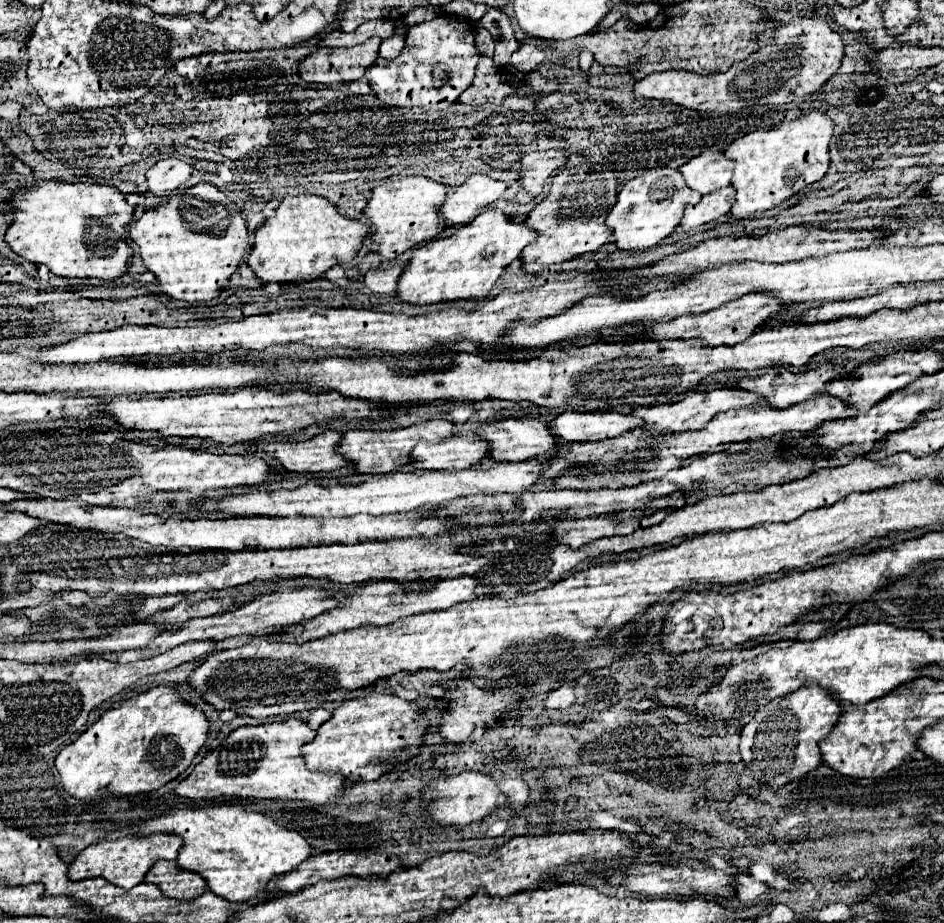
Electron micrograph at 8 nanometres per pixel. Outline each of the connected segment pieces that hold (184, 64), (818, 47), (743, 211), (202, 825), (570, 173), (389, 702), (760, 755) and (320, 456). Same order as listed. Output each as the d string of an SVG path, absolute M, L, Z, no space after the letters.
M204 54L204 56L196 56L196 60L180 60L180 64L174 64L174 68L180 76L194 80L208 64L210 64L210 54Z
M828 8L816 10L816 18L794 18L788 24L778 24L778 30L766 30L766 34L760 38L760 50L748 56L746 60L734 64L728 72L722 74L708 74L700 76L694 72L686 70L666 70L666 72L654 72L646 76L644 80L634 84L634 94L638 98L658 98L666 100L690 110L698 112L716 112L716 114L730 114L746 106L756 106L756 104L788 104L802 100L804 96L816 92L818 88L828 82L836 70L840 68L840 62L844 58L844 44L840 36L830 28L828 24Z
M804 118L784 122L770 130L756 130L752 134L746 134L734 140L724 154L728 156L728 160L734 162L732 188L736 190L736 202L730 214L736 220L756 218L760 212L780 206L784 200L824 176L822 158L806 158Z
M219 804L200 810L170 810L164 816L150 818L128 830L132 836L148 836L156 832L176 834L182 838L176 864L182 870L198 872L208 888L230 902L246 902L266 890L272 876L294 870L312 856L310 844L296 832L272 822L268 816L248 812L235 805Z
M566 168L562 170L550 188L550 194L532 208L526 218L526 226L536 230L540 236L536 242L522 250L522 266L526 274L540 274L550 264L560 264L572 260L586 252L596 252L612 236L612 230L606 226L606 216L612 210L618 194L618 182L610 170L588 170L584 168Z
M370 692L336 708L334 716L318 728L316 738L302 746L302 756L310 770L340 772L348 782L370 782L414 758L424 744L428 726L420 704L396 694Z
M804 686L794 694L770 700L768 706L758 708L754 722L742 728L740 754L744 764L756 780L770 786L782 786L808 774L822 762L818 742L834 728L840 712L840 702L820 686Z
M328 430L306 442L266 444L264 452L276 458L278 464L284 466L284 470L288 472L298 472L298 474L334 472L348 466L348 462L340 454L336 454L336 446L340 440L342 440L340 432Z

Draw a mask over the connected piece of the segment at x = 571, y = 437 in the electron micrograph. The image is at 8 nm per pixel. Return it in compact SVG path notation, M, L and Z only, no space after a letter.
M564 412L556 416L548 428L564 442L596 442L620 436L628 430L640 428L642 420L630 414L616 412Z

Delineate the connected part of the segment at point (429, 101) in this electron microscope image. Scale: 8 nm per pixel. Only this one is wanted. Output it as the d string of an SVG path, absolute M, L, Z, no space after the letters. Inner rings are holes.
M436 16L430 22L422 22L416 24L408 30L406 36L406 46L400 52L400 56L396 56L394 60L384 60L384 58L376 58L372 66L368 66L366 78L374 90L374 94L388 106L408 106L408 108L422 108L422 110L448 110L458 96L472 84L474 80L474 70L478 64L478 50L474 46L474 24L470 20L458 18L458 16Z

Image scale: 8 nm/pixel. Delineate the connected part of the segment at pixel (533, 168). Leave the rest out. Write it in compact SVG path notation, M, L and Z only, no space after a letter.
M546 150L546 152L530 152L522 156L522 178L520 184L532 196L540 196L544 192L544 184L550 176L554 176L560 168L566 166L570 154L566 150Z

